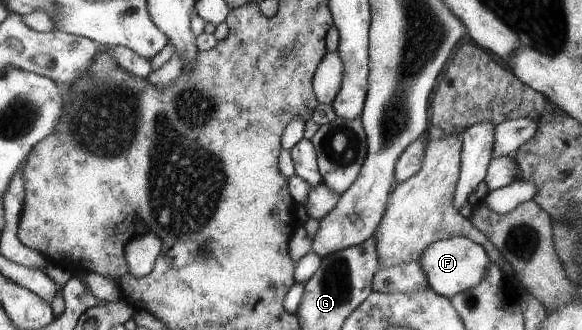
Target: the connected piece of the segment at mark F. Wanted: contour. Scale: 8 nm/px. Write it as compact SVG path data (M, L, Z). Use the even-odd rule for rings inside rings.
M458 236L438 240L426 246L419 258L418 262L426 275L428 288L447 299L462 290L470 290L478 286L478 282L482 282L482 276L486 274L486 268L490 264L489 256L482 246L478 246L468 238L458 238Z

